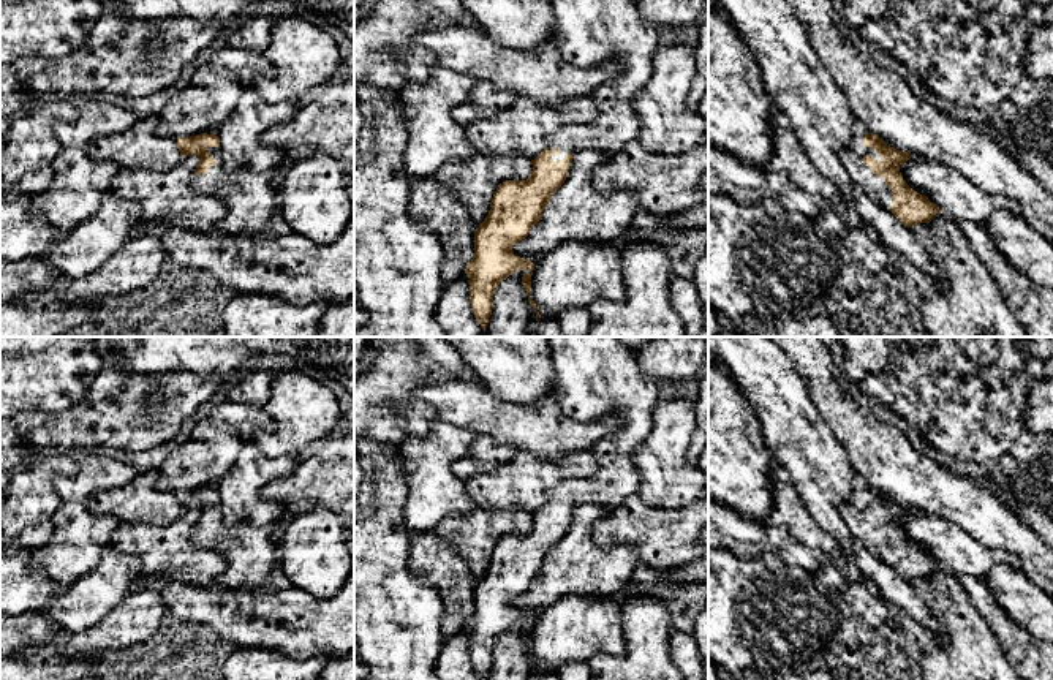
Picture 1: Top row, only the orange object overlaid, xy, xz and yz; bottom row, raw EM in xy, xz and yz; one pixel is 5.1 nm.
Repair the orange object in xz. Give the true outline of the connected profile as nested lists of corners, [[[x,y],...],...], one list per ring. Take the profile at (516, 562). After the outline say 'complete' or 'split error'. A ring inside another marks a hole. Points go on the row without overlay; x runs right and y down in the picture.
[[[549,337],[555,367],[552,399],[560,405],[563,416],[576,422],[594,422],[617,410],[617,429],[590,451],[598,462],[598,471],[588,479],[568,479],[547,495],[547,501],[531,514],[533,525],[526,535],[506,535],[498,539],[490,565],[474,585],[474,610],[466,618],[470,633],[470,658],[476,675],[487,680],[493,663],[496,640],[517,625],[533,625],[534,618],[512,606],[539,576],[552,549],[564,538],[572,509],[579,503],[615,509],[626,497],[637,493],[640,473],[632,455],[651,432],[653,411],[659,400],[659,384],[642,370],[632,348],[618,337]]]; split error

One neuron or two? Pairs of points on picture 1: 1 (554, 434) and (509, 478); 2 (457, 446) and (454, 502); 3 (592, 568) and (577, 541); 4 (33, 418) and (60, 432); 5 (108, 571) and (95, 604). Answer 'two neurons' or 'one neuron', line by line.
1: two neurons
2: one neuron
3: one neuron
4: one neuron
5: one neuron

